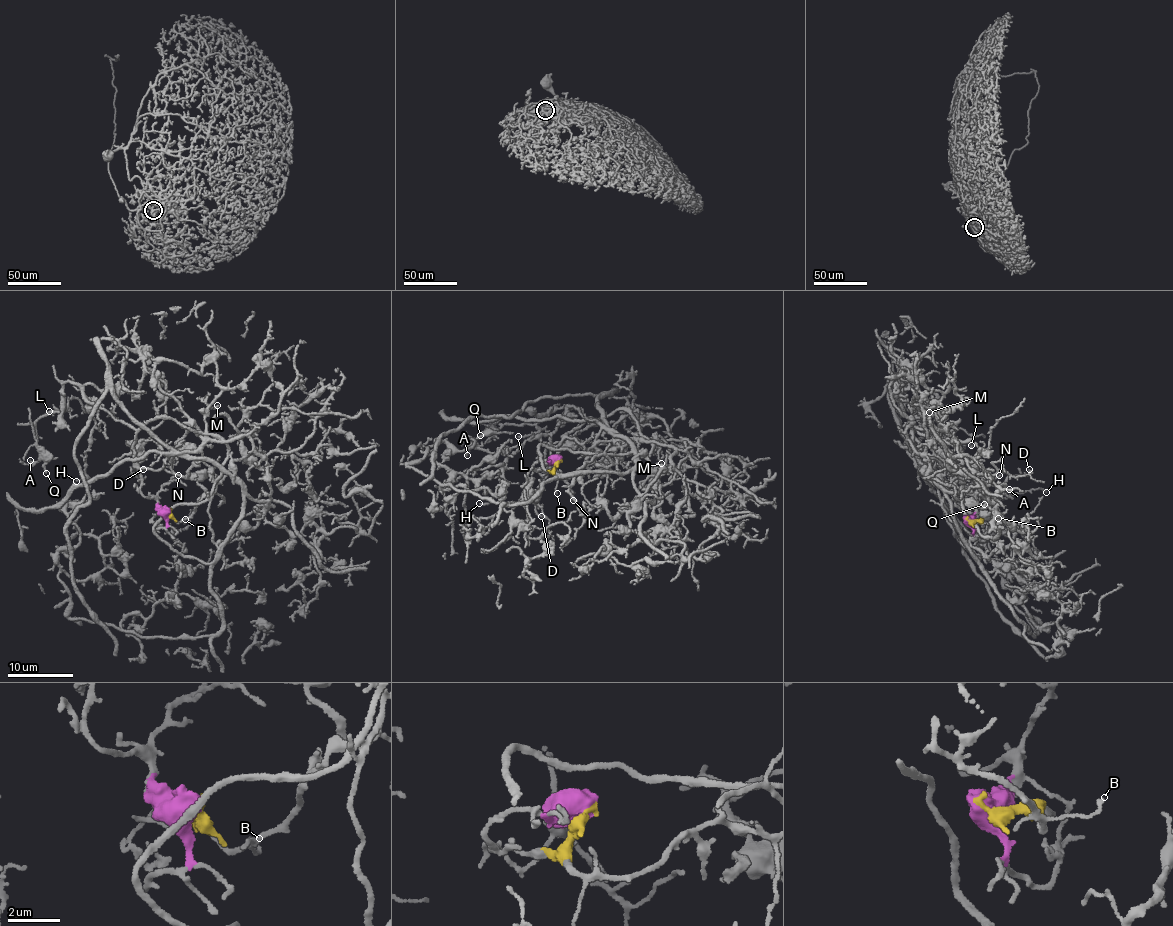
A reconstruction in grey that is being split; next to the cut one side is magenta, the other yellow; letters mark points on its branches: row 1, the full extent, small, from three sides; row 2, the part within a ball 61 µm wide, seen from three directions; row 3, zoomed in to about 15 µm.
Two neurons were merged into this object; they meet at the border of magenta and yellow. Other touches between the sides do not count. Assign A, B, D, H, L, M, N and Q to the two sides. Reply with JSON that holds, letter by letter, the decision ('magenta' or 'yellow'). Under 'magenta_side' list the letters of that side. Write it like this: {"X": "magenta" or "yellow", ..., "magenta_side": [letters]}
{"A": "magenta", "B": "yellow", "D": "magenta", "H": "magenta", "L": "magenta", "M": "yellow", "N": "magenta", "Q": "magenta", "magenta_side": ["A", "D", "H", "L", "N", "Q"]}

